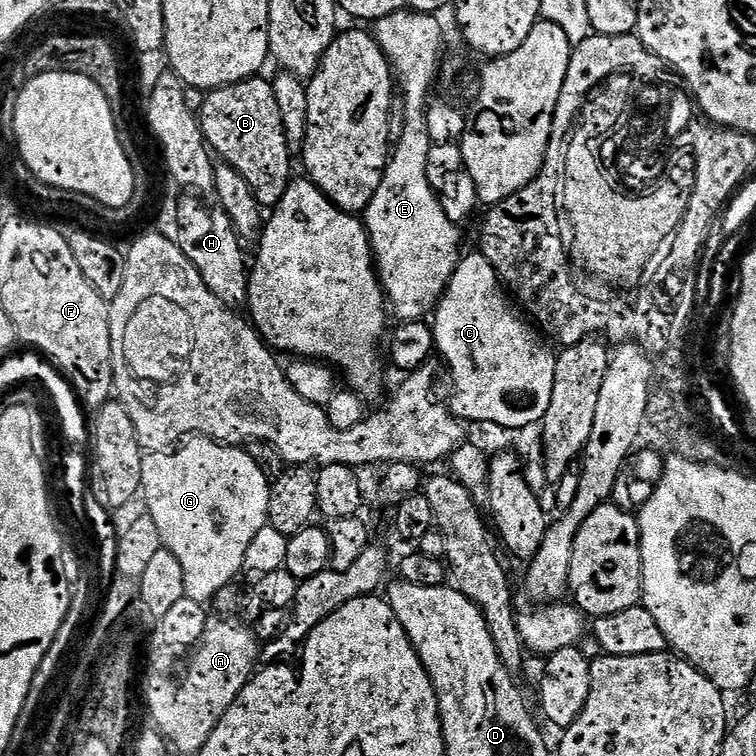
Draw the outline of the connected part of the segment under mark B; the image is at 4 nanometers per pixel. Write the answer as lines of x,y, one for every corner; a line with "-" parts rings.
260,79
240,80
209,91
204,105
198,108
198,119
209,149
219,159
221,156
248,183
249,190
256,195
257,205
265,204
265,209
271,210
282,194
286,194
288,182
293,179
294,156
288,148
272,85
267,79

